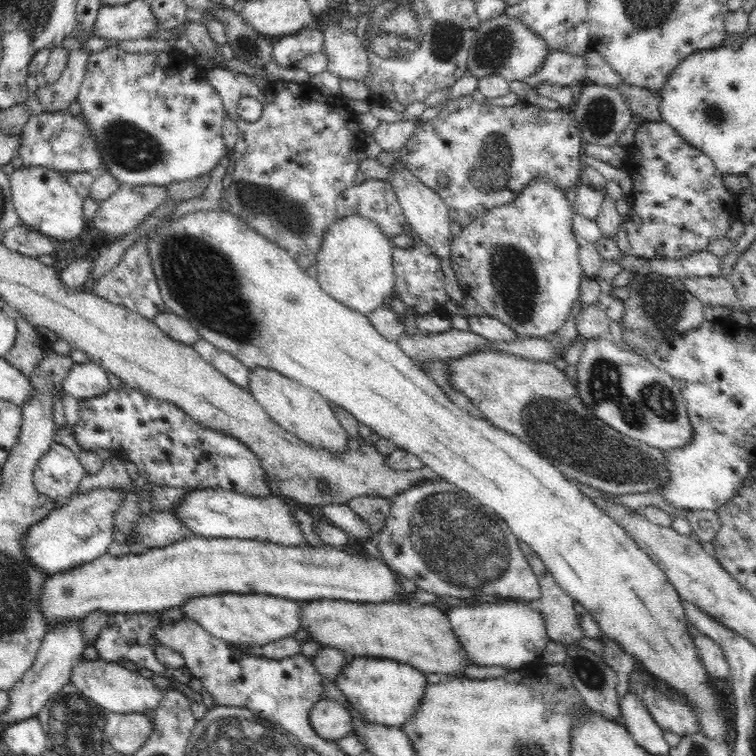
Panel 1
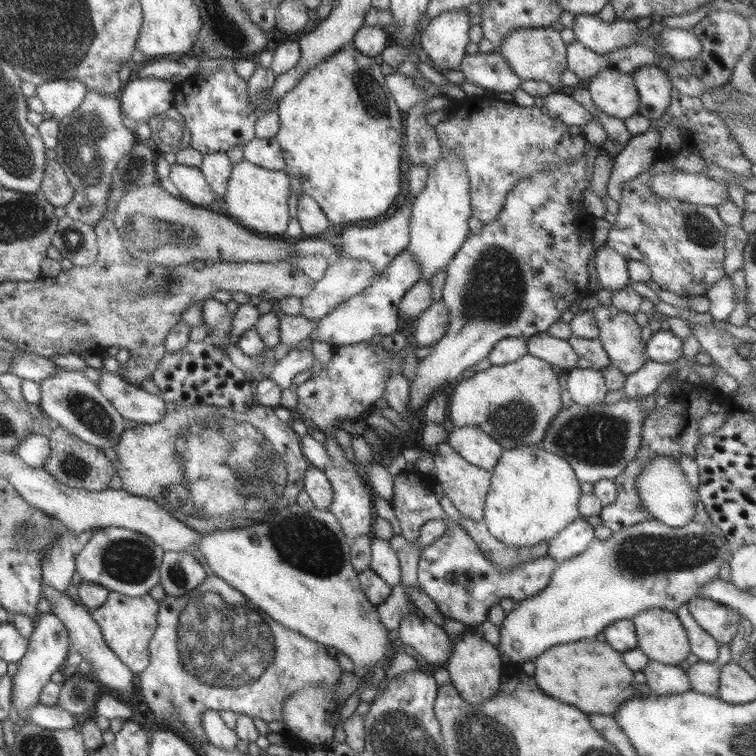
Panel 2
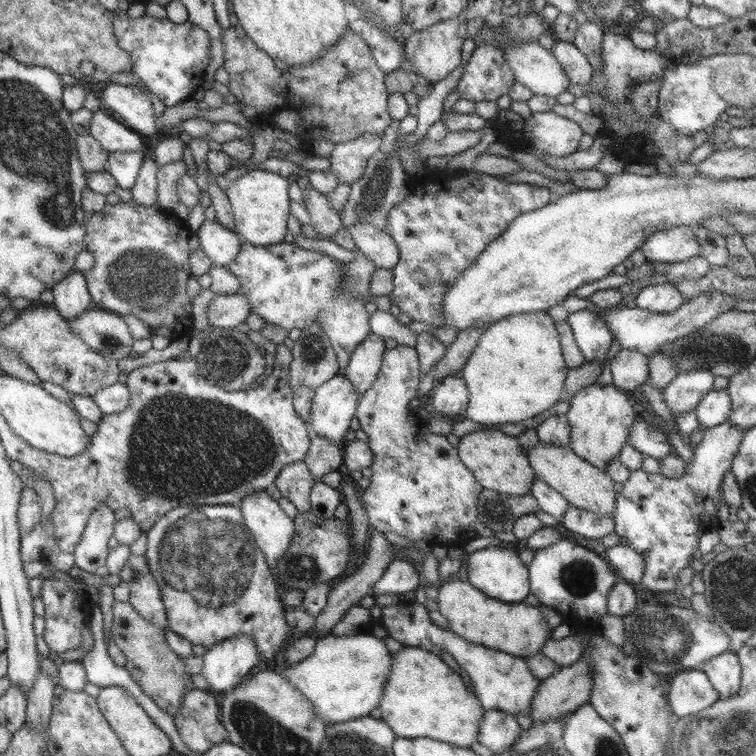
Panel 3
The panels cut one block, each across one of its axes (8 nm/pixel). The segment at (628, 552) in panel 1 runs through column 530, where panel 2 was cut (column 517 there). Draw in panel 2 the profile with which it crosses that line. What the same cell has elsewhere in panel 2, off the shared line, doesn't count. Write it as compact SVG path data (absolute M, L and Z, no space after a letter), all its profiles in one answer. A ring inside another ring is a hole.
M540 445L504 449L491 472L491 485L483 521L506 546L528 548L554 538L564 527L580 518L580 481L572 467Z

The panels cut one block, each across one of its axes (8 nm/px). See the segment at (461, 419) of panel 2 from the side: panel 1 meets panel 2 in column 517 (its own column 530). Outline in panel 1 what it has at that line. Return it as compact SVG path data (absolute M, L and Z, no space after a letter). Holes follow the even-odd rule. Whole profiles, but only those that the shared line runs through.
M493 348L448 360L451 364L450 385L462 392L482 412L484 419L528 444L566 478L608 494L654 492L668 484L666 453L656 446L624 436L598 419L583 405L577 386L570 384L565 372L558 370L553 363L530 361Z

